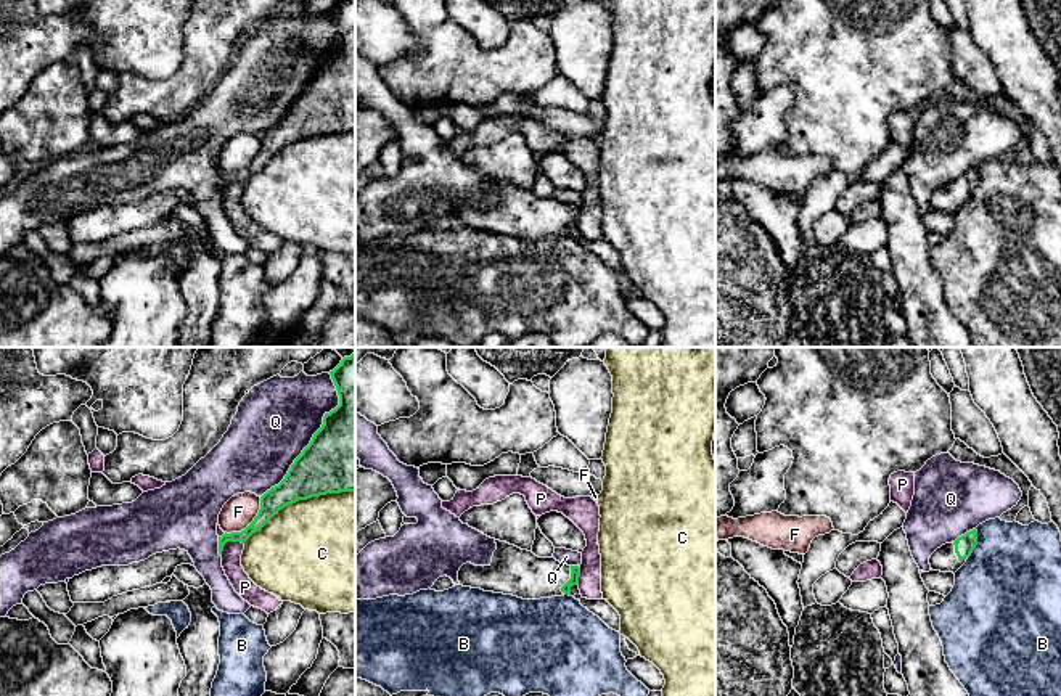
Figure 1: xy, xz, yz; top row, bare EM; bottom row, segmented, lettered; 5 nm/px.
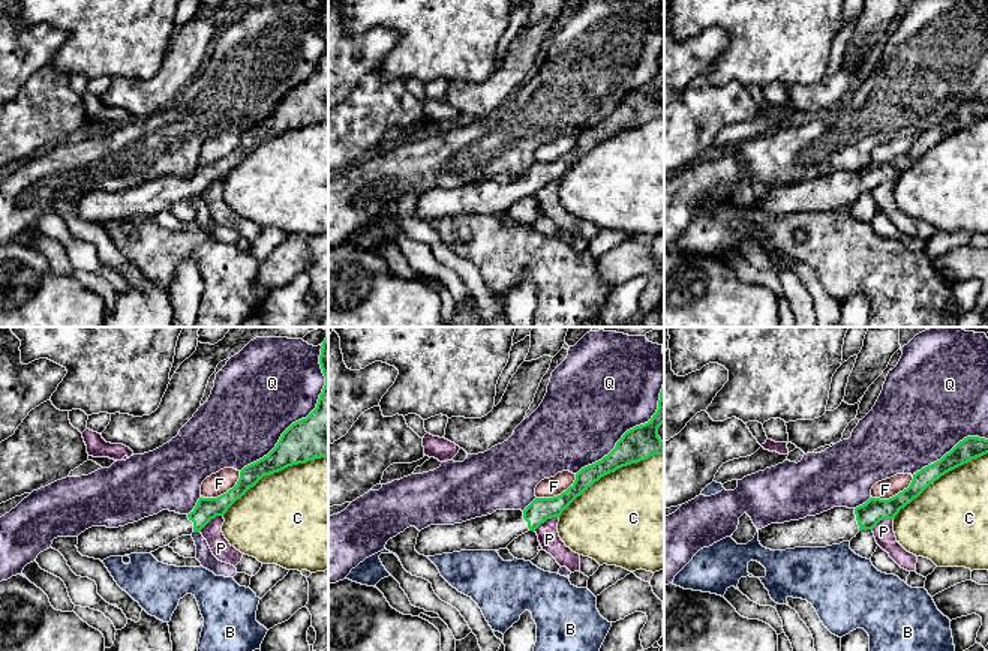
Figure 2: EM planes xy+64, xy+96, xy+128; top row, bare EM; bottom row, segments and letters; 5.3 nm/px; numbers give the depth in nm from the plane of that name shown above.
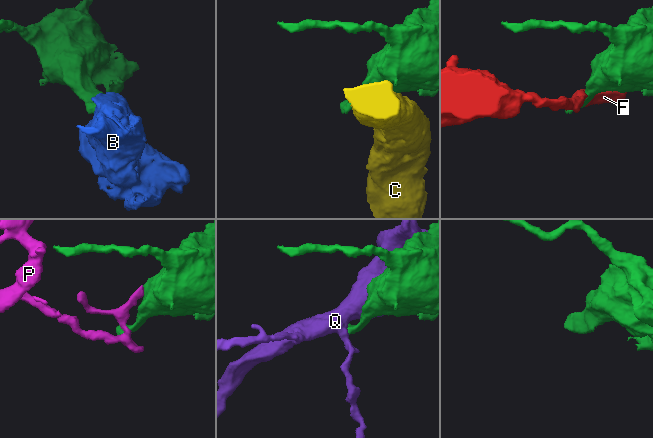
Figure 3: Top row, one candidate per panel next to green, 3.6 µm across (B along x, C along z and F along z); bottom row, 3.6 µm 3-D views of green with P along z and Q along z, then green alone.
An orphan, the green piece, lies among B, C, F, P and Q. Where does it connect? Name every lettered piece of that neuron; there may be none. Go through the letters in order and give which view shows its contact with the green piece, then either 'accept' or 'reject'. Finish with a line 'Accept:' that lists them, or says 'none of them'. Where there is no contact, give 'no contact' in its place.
B: yz | reject
C: xy | reject
F: xy | reject
P: xy | reject
Q: xy | reject
Accept: none of them

